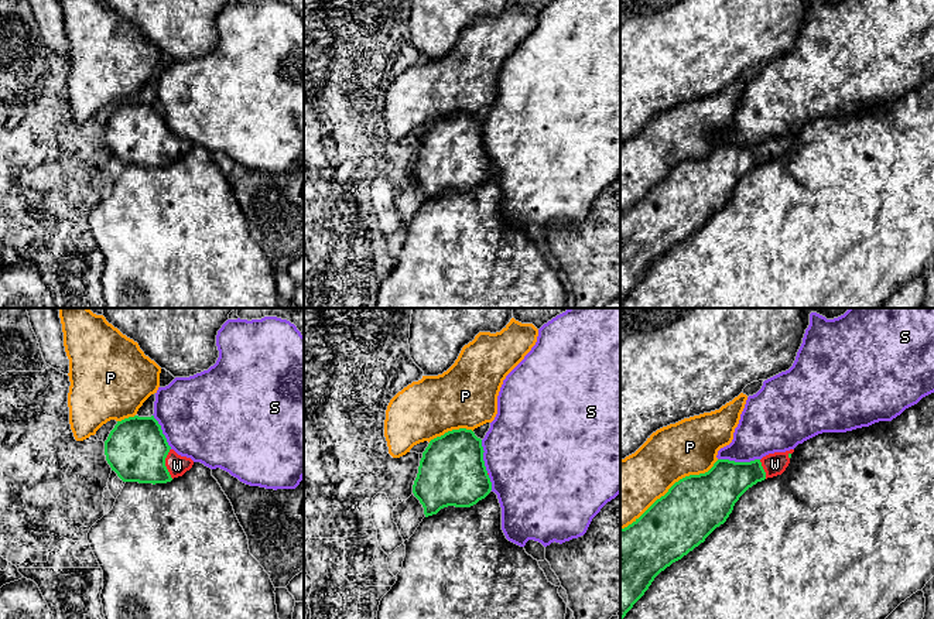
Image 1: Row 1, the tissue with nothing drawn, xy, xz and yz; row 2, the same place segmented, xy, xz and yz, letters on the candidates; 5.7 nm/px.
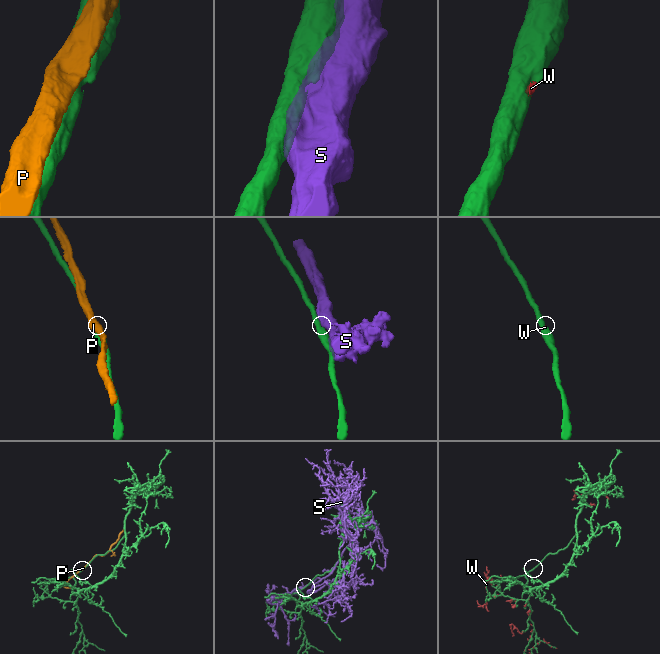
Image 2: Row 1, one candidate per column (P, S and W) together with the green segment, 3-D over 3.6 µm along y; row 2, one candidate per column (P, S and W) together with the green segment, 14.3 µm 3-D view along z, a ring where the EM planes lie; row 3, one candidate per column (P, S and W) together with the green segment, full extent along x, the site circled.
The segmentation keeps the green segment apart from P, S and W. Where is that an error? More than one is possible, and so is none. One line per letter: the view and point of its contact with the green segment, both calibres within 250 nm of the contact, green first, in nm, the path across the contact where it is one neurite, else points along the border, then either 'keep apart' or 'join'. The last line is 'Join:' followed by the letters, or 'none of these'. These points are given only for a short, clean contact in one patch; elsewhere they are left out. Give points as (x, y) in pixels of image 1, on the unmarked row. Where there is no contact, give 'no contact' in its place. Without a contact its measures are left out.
P: yz (669, 173) | 360/340 nm | keep apart
S: yz (739, 146) | 280/300 nm | keep apart
W: xy (164, 147) | 360/120 nm | join
Join: W

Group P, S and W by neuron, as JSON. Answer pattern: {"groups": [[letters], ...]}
{"groups": [["P"], ["S"], ["W"]]}

